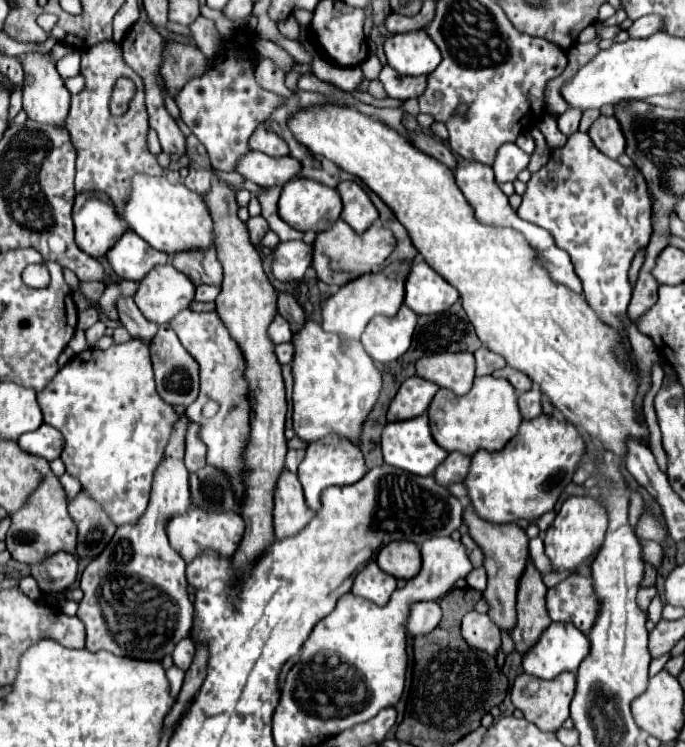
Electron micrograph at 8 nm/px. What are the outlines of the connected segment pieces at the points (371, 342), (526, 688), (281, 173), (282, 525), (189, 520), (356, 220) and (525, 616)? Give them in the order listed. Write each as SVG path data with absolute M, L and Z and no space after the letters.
M402 305L394 317L384 315L374 317L362 333L362 345L374 361L380 363L394 361L408 351L414 327L416 313Z
M522 673L514 681L510 697L512 697L514 707L524 713L526 721L534 723L542 731L556 731L568 719L568 707L574 697L574 689L576 689L576 675L574 673L560 673L558 677L554 677L550 681Z
M250 151L242 161L238 163L236 171L248 179L254 181L260 187L274 187L274 185L286 185L290 179L300 175L302 165L292 155L286 157L270 157L260 151Z
M282 471L274 493L274 531L278 539L292 537L304 529L316 513L308 509L298 475Z
M190 505L188 513L184 515L174 515L166 527L168 531L168 539L170 545L182 555L182 559L186 563L190 563L192 559L196 559L202 551L216 551L218 555L222 555L224 559L230 559L234 555L234 551L240 545L242 533L244 533L244 521L238 513L234 511L218 511L218 513L206 513L204 509L198 509L194 505Z
M342 181L338 187L338 193L342 197L344 209L342 209L342 219L356 231L364 233L370 225L378 221L378 211L372 205L370 197L366 191L354 183L354 181Z
M528 561L520 581L518 581L518 623L512 631L514 649L524 655L540 637L540 633L550 625L550 617L546 611L546 585L542 581L542 573Z

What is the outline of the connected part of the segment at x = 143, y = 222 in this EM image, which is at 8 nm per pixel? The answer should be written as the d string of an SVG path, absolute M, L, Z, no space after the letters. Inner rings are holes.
M136 175L122 217L126 219L130 229L136 231L146 243L170 257L184 251L204 251L214 245L214 223L204 199L198 193L186 189L184 183L168 183L164 175Z

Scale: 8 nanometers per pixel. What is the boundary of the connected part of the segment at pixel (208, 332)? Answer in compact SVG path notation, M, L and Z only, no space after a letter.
M186 309L170 321L170 327L180 337L184 349L188 349L188 353L200 365L200 393L198 399L186 407L186 415L190 421L202 425L200 437L208 447L208 463L218 465L218 469L224 469L230 475L236 499L240 501L244 491L240 473L244 469L244 447L248 443L250 431L250 405L246 397L248 389L244 385L244 357L216 311L196 312Z

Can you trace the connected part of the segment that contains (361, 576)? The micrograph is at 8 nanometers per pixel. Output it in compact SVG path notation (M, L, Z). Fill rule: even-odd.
M372 561L358 573L352 593L368 601L374 601L376 605L386 605L394 589L396 589L396 577L382 571L378 563Z

